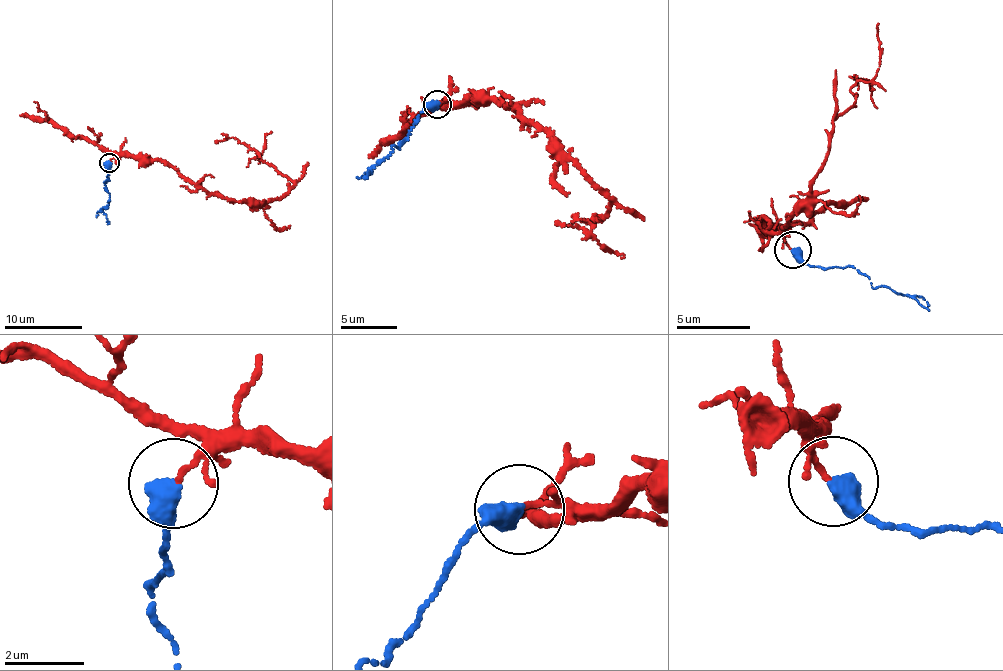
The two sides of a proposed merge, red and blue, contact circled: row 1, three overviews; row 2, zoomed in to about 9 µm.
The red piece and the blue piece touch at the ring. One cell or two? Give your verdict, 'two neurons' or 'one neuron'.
one neuron

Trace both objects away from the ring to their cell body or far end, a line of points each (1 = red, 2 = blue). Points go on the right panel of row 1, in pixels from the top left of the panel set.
1: (793, 248), (759, 216), (774, 234), (808, 202), (832, 126), (858, 97), (854, 75), (870, 92)
2: (793, 248), (813, 267), (853, 265), (875, 286), (913, 298), (929, 310)

